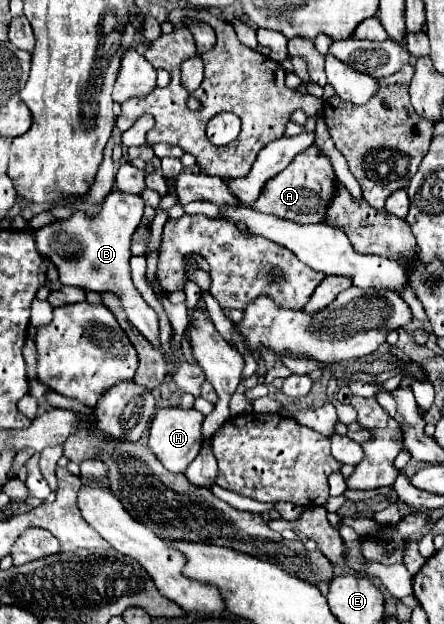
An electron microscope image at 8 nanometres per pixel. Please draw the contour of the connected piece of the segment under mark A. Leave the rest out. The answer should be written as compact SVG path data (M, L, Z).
M316 145L308 147L304 153L296 155L294 161L288 165L288 169L280 171L268 185L264 185L256 205L252 209L268 215L276 215L280 219L294 221L298 225L308 225L308 223L322 223L324 219L324 209L328 207L328 201L332 199L332 193L336 189L334 183L334 169L330 161L320 153Z

